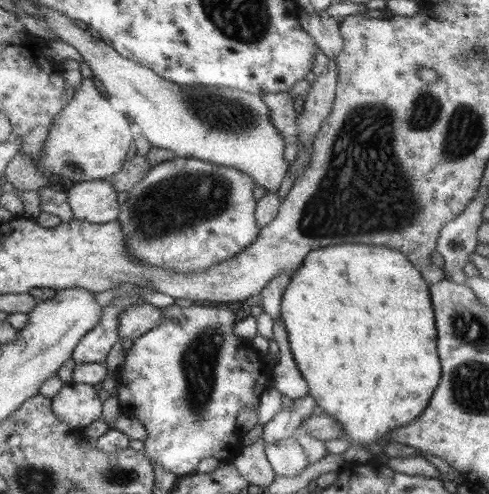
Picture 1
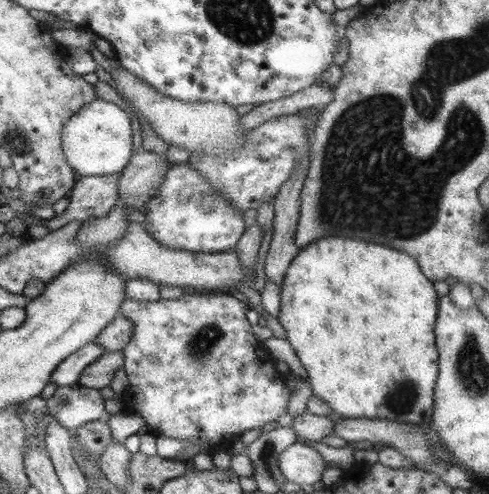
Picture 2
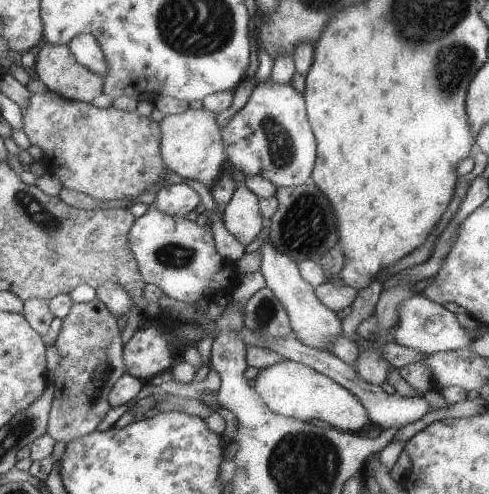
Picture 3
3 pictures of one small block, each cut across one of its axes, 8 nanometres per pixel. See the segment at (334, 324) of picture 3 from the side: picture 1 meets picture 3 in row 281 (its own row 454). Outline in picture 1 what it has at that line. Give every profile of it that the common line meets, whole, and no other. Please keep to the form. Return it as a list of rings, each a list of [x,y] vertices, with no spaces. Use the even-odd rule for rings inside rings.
[[[295,436],[277,440],[277,442],[265,442],[263,452],[275,476],[295,476],[301,470],[305,470],[311,460],[307,458],[307,454],[303,454]]]

